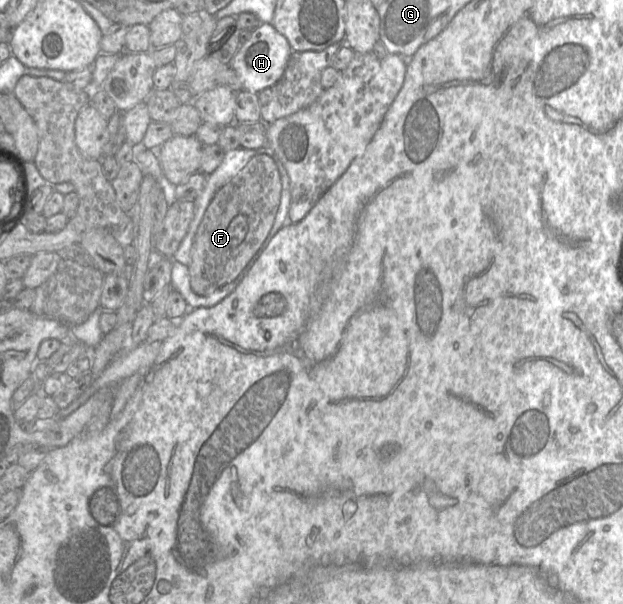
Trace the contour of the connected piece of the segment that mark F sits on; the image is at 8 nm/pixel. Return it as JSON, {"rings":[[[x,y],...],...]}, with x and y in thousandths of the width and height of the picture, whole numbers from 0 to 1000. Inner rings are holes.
{"rings":[[[411,257],[345,323],[318,376],[302,440],[308,480],[334,488],[374,467],[427,397],[451,334],[453,301],[441,265]]]}

